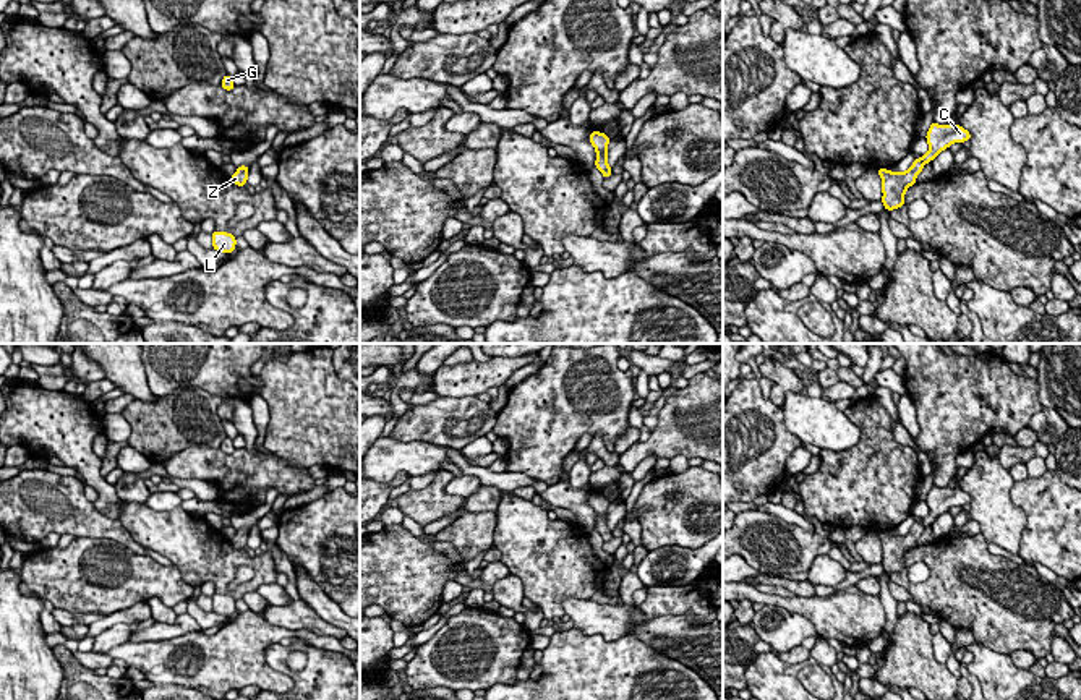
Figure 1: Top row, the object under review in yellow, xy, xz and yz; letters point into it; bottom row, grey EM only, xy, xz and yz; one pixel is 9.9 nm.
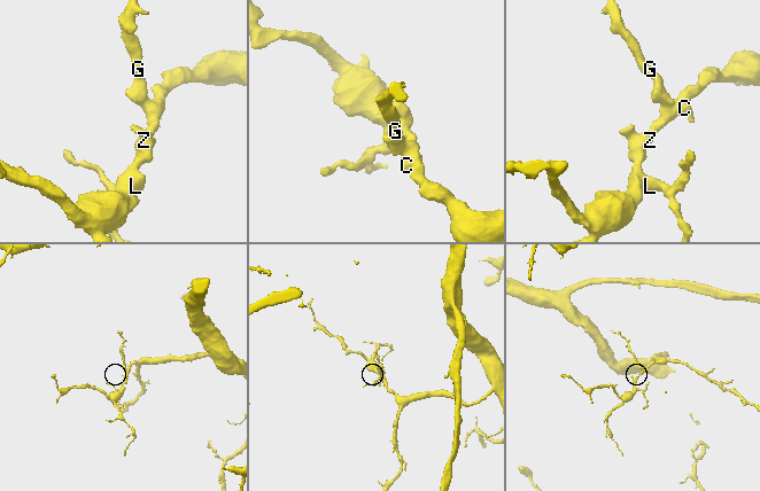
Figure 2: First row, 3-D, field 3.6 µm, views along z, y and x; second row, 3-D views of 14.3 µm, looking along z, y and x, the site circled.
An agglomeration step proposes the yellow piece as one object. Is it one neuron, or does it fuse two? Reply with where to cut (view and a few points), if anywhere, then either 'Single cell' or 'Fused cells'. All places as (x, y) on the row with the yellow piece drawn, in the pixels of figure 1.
No split. Single cell

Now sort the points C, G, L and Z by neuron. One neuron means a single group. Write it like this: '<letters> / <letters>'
C G L Z

